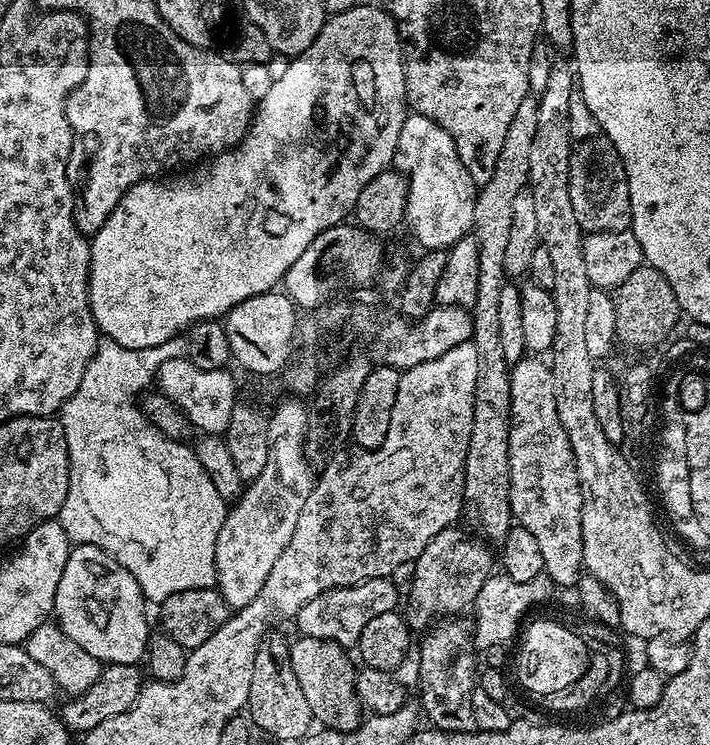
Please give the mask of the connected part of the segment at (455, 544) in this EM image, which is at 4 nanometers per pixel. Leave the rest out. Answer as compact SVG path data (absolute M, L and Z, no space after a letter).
M453 526L434 534L420 557L411 565L412 585L408 588L406 619L413 633L423 633L441 618L455 617L467 604L468 607L475 605L478 590L482 590L482 582L493 575L493 549L491 552L487 543L471 535L463 536L458 529Z

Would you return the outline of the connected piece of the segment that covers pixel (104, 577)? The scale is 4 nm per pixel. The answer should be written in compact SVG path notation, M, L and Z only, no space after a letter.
M77 544L69 551L66 570L62 570L62 582L58 582L54 620L64 633L82 646L82 650L86 650L86 654L98 658L105 665L139 665L145 659L150 643L148 616L144 607L146 601L138 582L134 582L134 574L130 574L130 570L122 567L104 549L93 544Z

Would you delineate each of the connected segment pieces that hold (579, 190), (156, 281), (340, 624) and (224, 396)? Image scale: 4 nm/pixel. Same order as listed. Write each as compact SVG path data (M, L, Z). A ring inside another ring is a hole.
M601 134L573 143L570 154L570 203L574 205L574 218L585 232L626 231L632 227L630 210L630 186L622 158L610 142Z
M364 2L357 3L356 7L346 10L337 16L328 16L325 19L322 30L318 30L318 38L314 38L314 42L310 42L310 46L305 52L300 55L291 57L289 65L286 69L286 74L277 81L272 82L266 98L259 101L255 105L252 114L252 123L248 126L248 133L242 137L238 144L228 149L227 152L221 152L220 155L211 157L207 162L197 163L195 166L189 167L181 176L172 176L176 174L168 174L163 178L145 178L139 180L134 186L130 186L130 190L126 190L126 194L122 194L122 198L118 202L118 206L114 206L114 210L106 218L106 222L102 222L102 226L96 235L91 237L90 243L90 266L88 267L88 305L92 311L92 317L96 323L99 335L107 338L111 343L118 346L126 346L130 350L142 350L143 348L153 348L154 346L162 346L168 343L169 340L175 340L181 334L187 333L188 329L198 323L200 320L215 320L227 316L229 310L238 302L246 302L246 298L254 298L263 292L271 292L283 281L286 270L290 270L290 266L294 266L294 262L302 255L302 250L306 250L306 246L310 246L310 242L314 242L314 238L318 238L318 234L322 234L326 229L332 228L335 224L341 223L345 219L344 216L355 209L358 202L358 194L362 194L362 190L368 185L379 172L385 171L395 161L396 147L398 146L398 134L402 130L402 122L406 115L406 78L404 77L404 49L400 47L400 35L396 29L394 18L383 7L371 8L370 5Z
M391 579L367 580L361 584L351 584L348 588L331 588L318 598L306 602L302 610L294 617L299 635L329 640L345 646L355 645L362 634L362 626L370 622L370 618L378 618L378 614L397 611L396 588Z
M178 355L162 362L156 371L155 383L159 391L186 414L193 429L204 434L223 434L230 426L230 416L238 403L236 380L230 373L223 368L199 368L183 355Z

